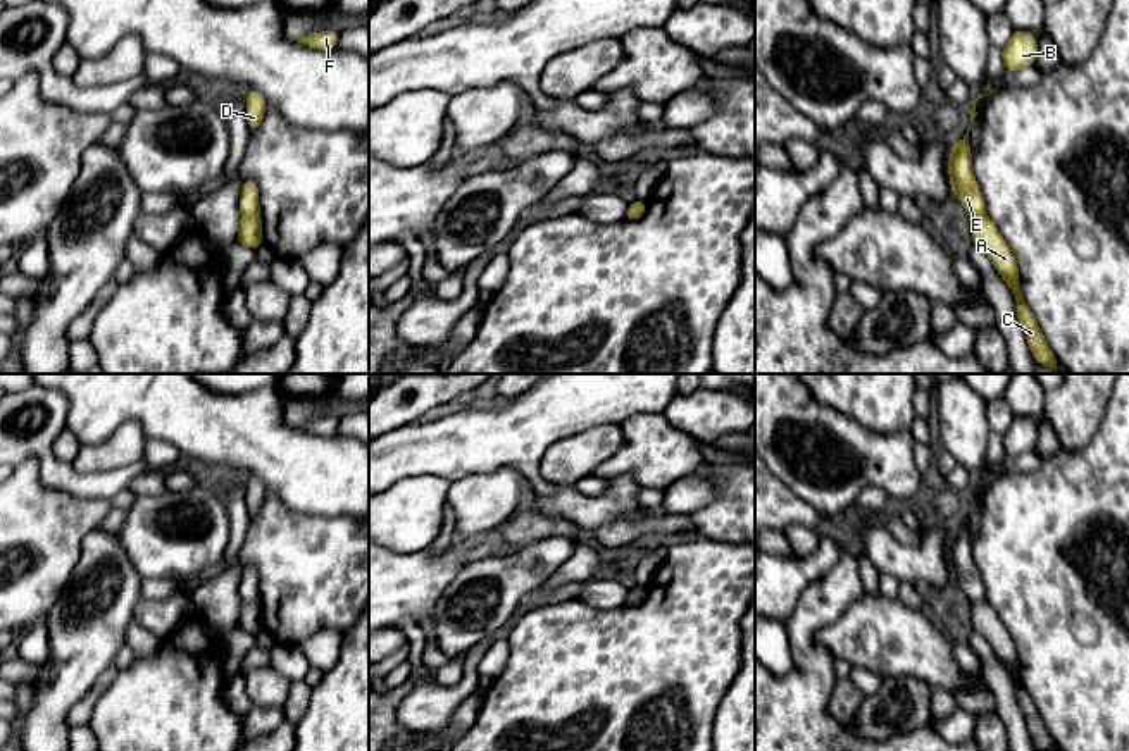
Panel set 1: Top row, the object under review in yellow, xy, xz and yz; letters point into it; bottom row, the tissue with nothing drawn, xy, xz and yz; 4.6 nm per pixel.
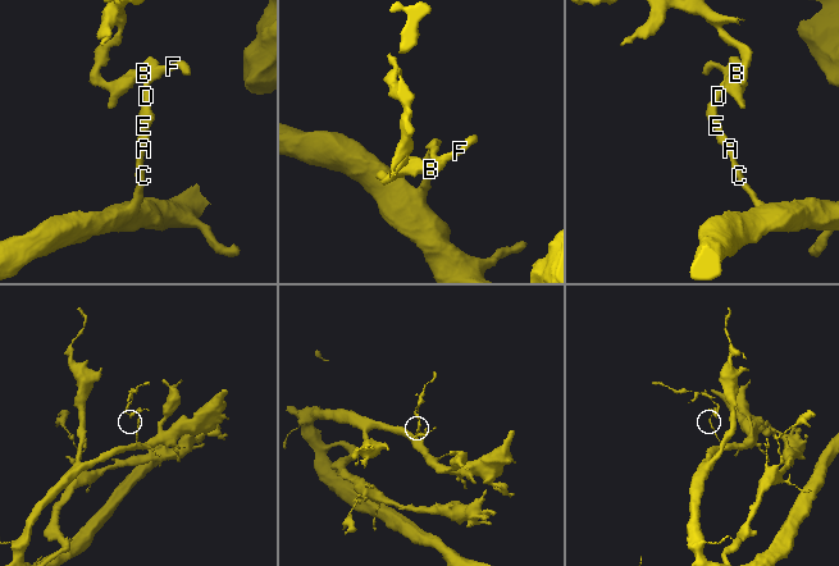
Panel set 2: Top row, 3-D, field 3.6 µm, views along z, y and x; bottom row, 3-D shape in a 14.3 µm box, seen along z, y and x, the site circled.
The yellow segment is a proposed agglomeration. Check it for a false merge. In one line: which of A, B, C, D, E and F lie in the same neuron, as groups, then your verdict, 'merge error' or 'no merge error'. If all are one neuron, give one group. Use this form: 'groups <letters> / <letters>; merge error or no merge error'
groups A B C D E F; no merge error

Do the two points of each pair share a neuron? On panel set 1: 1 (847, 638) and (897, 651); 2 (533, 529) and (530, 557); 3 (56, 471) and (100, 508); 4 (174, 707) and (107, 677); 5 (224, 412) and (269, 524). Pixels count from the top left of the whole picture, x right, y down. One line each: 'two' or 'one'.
1: one
2: two
3: two
4: two
5: two

